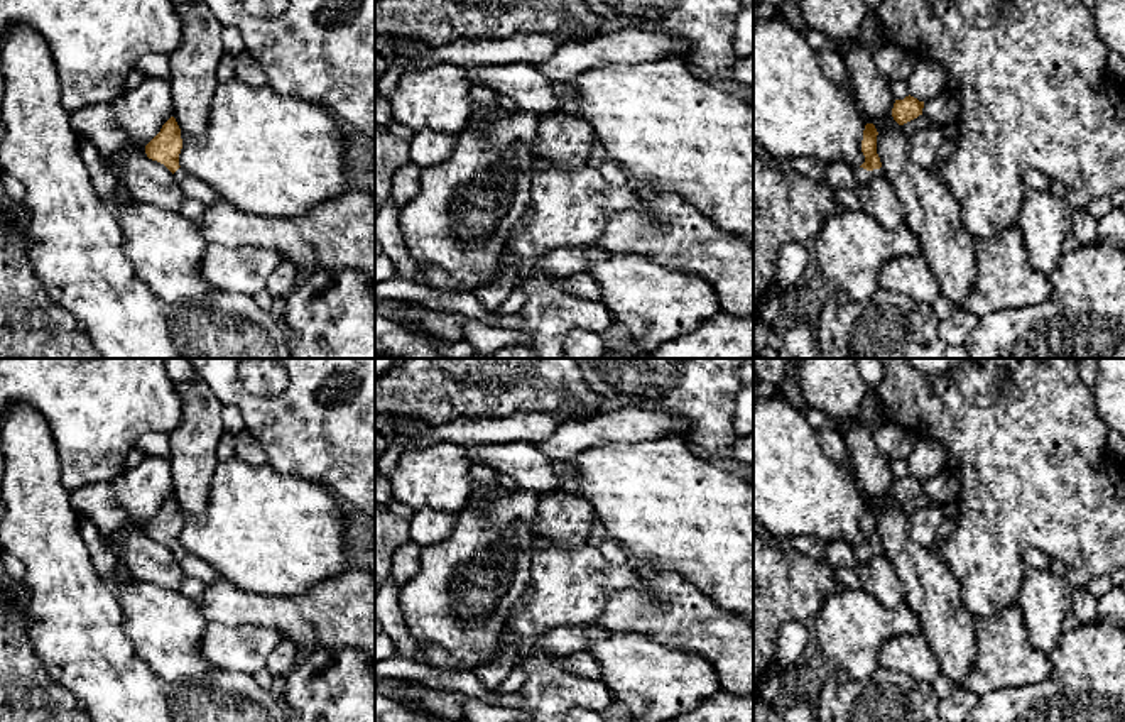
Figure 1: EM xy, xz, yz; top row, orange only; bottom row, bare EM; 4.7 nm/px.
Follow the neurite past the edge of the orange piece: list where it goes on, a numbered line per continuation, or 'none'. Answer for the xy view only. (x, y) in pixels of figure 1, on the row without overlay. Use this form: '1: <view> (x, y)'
1: xy (191, 565)

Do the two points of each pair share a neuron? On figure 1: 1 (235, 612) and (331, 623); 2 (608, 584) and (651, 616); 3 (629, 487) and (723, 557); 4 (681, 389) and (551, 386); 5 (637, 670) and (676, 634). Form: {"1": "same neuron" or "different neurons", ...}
{"1": "same neuron", "2": "different neurons", "3": "same neuron", "4": "different neurons", "5": "different neurons"}

